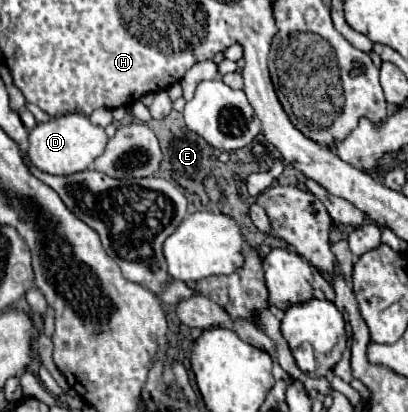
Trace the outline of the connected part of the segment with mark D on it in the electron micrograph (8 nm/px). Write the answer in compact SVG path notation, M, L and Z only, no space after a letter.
M64 114L32 128L28 142L28 158L38 170L56 176L68 176L92 168L94 160L104 152L108 136L104 128L92 124L86 114Z

